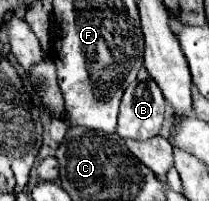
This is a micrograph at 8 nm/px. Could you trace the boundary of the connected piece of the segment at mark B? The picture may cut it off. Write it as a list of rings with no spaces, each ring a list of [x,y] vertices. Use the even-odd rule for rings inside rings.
[[[142,67],[136,81],[124,91],[116,133],[120,137],[142,141],[160,133],[164,117],[166,99],[156,81]]]

